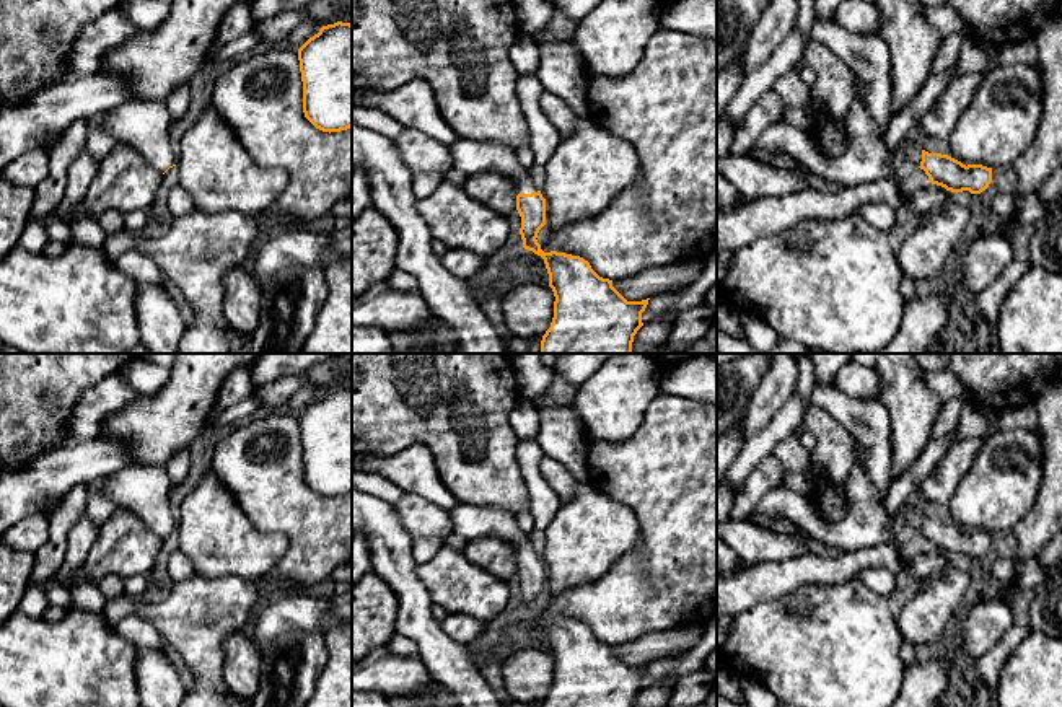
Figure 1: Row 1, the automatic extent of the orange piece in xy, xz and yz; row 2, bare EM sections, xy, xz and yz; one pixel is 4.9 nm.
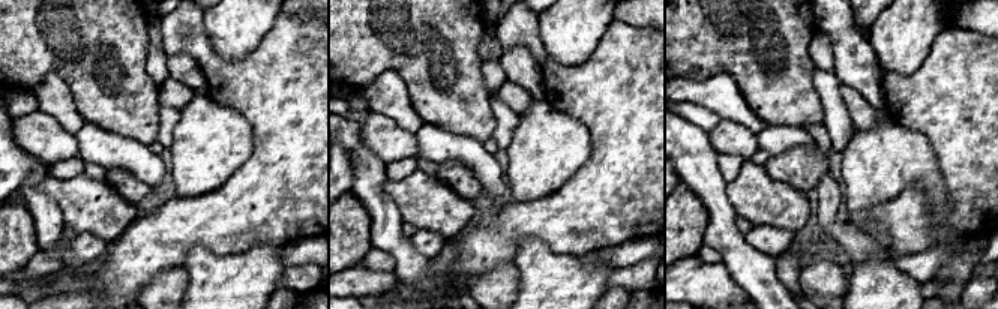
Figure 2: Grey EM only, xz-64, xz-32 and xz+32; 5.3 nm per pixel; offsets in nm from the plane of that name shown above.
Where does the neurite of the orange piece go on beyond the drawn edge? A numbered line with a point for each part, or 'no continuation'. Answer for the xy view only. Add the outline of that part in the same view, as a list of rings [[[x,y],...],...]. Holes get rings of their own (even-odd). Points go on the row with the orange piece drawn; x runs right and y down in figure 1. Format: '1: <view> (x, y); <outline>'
1: xy (142, 124); [[[130,99],[106,112],[101,127],[117,143],[140,152],[160,173],[178,163],[169,143],[169,112],[165,103]]]

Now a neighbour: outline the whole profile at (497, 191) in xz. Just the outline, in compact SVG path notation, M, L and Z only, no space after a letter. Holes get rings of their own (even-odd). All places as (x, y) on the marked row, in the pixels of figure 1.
M495 169L467 176L463 189L505 217L516 210L518 192L513 179Z

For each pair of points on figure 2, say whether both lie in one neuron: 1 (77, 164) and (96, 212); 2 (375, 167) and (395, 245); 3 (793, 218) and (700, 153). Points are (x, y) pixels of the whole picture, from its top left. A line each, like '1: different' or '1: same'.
1: different
2: same
3: different

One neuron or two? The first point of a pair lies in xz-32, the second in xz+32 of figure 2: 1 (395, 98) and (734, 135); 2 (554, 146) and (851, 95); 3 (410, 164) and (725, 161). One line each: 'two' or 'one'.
1: two
2: two
3: one

